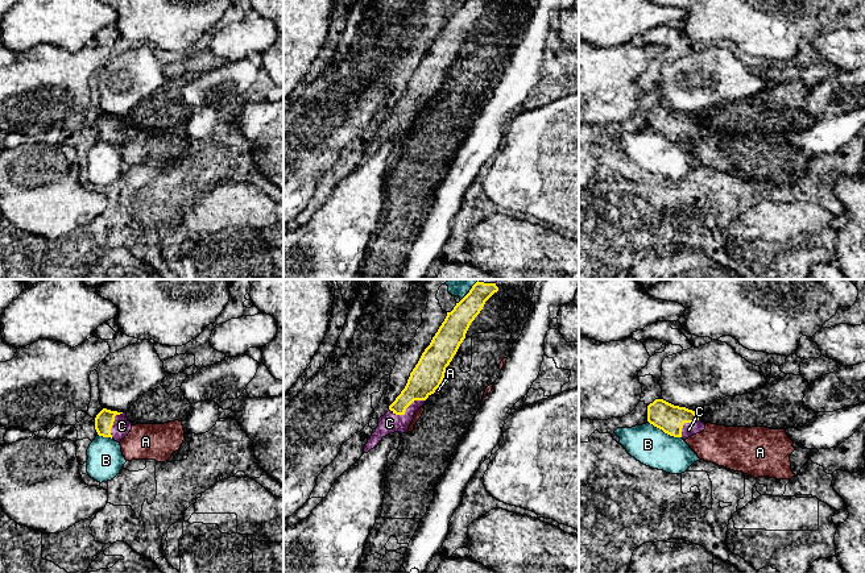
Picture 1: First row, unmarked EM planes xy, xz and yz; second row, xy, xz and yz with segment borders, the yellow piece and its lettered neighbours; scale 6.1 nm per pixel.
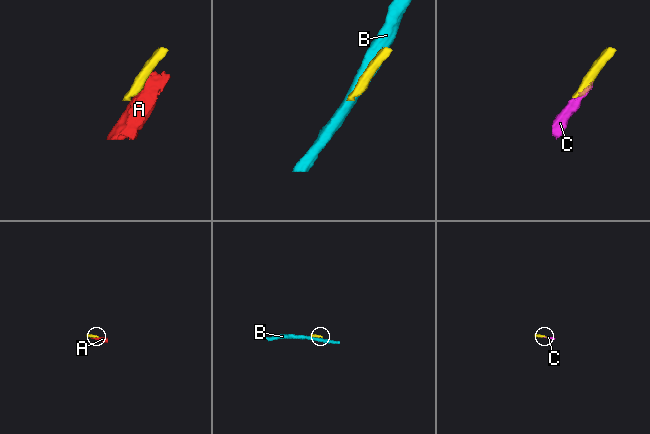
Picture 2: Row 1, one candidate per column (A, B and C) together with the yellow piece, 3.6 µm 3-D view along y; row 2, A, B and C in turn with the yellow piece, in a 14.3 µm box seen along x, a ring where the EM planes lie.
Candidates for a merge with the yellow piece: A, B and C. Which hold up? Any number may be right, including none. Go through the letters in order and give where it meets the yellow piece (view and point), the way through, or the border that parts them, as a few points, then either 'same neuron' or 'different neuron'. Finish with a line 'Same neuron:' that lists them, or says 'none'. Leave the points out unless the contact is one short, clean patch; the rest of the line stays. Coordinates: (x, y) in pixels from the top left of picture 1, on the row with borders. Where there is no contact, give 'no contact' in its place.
A: meets yellow in xz at (437, 387); border along xz (439, 385), (433, 393); different neuron
B: meets yellow in yz at (665, 432); different neuron
C: meets yellow in xz at (409, 405); runs through xz (426, 377), (409, 405), (397, 419), (389, 423); same neuron
Same neuron: C

